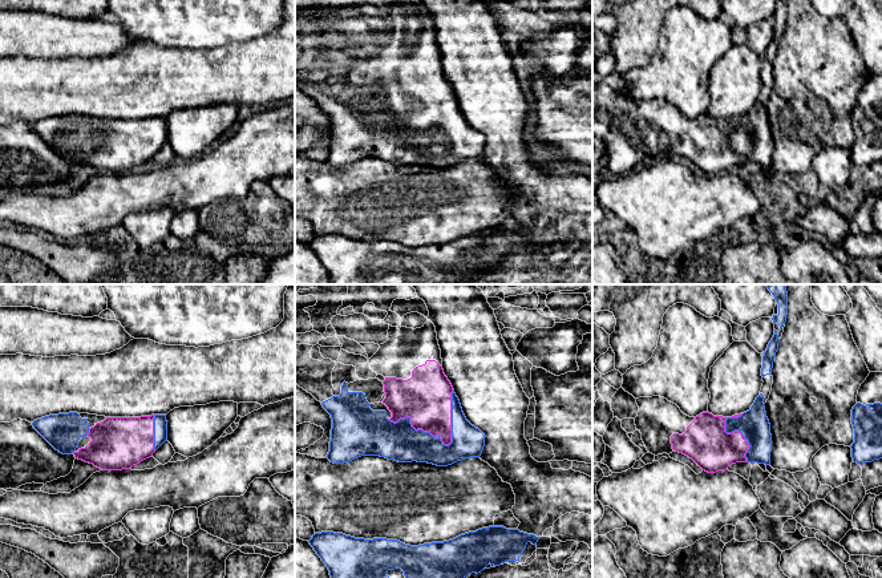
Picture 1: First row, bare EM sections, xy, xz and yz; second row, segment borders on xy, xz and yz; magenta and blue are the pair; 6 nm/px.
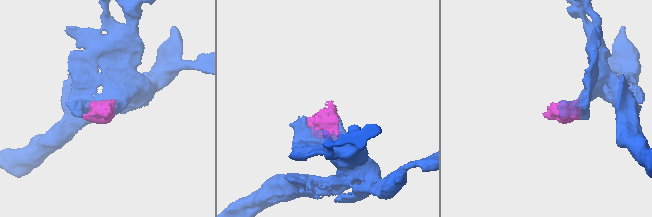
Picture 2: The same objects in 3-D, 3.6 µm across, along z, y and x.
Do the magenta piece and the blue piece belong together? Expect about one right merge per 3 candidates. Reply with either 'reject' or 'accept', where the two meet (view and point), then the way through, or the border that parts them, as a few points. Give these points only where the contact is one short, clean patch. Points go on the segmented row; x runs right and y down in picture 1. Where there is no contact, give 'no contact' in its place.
accept | xz (441, 440)

